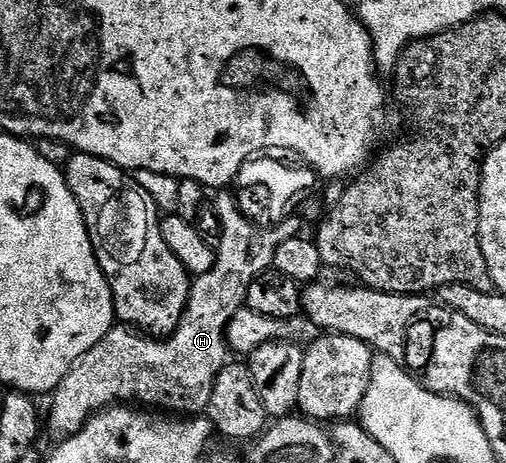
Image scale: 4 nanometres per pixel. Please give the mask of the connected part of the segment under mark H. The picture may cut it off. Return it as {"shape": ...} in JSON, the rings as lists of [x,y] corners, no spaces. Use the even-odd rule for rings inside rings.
{"shape":[[[219,192],[215,198],[215,210],[223,217],[223,235],[217,241],[215,263],[209,272],[198,275],[191,284],[191,299],[178,328],[166,336],[148,336],[132,327],[116,324],[100,342],[93,344],[73,368],[61,380],[61,384],[50,395],[51,430],[60,439],[71,438],[90,418],[116,404],[131,404],[136,398],[143,408],[154,408],[159,412],[170,412],[175,416],[199,416],[206,411],[209,396],[213,396],[213,386],[229,361],[227,345],[227,325],[238,310],[244,309],[247,287],[258,281],[272,269],[275,253],[285,240],[300,237],[303,222],[299,218],[284,217],[270,228],[260,228],[240,210],[239,203],[227,192]]]}

